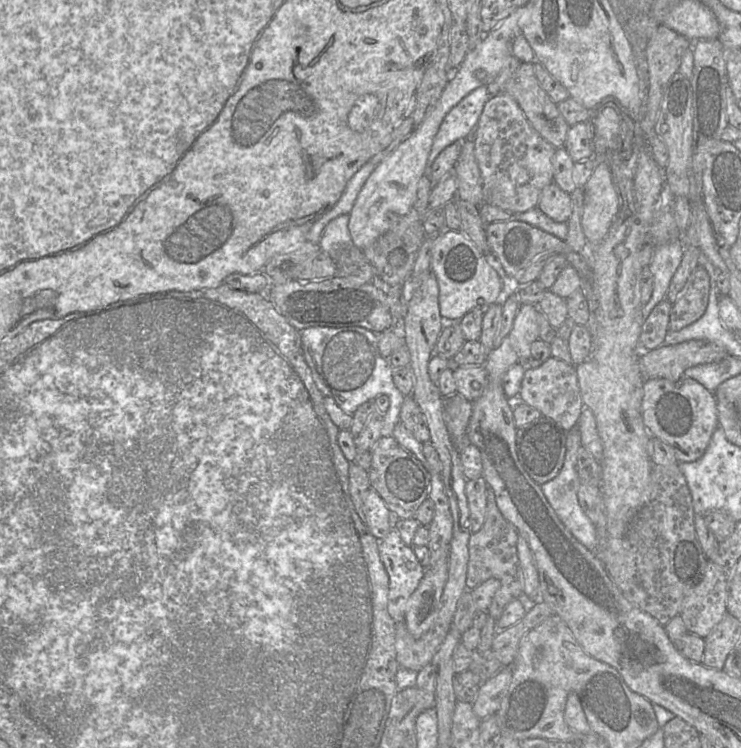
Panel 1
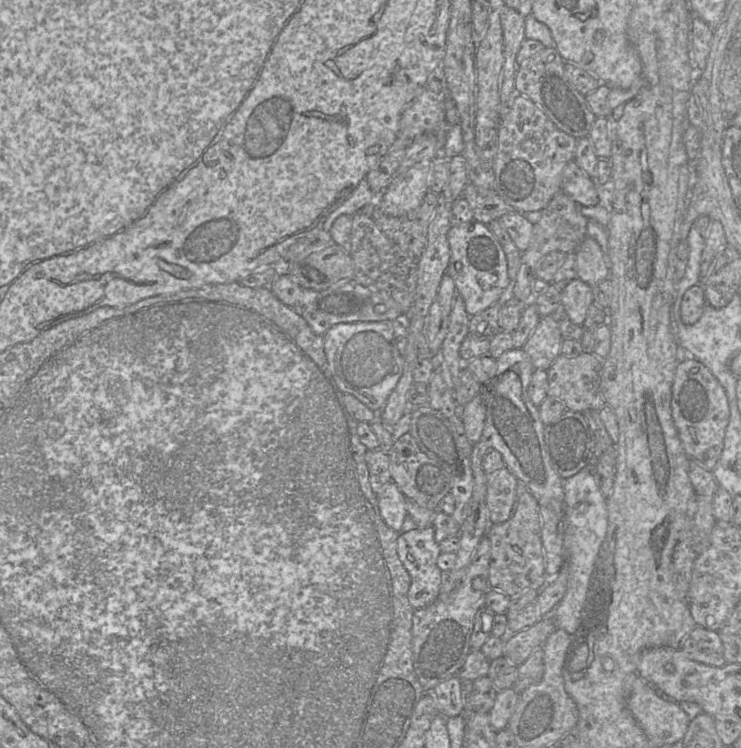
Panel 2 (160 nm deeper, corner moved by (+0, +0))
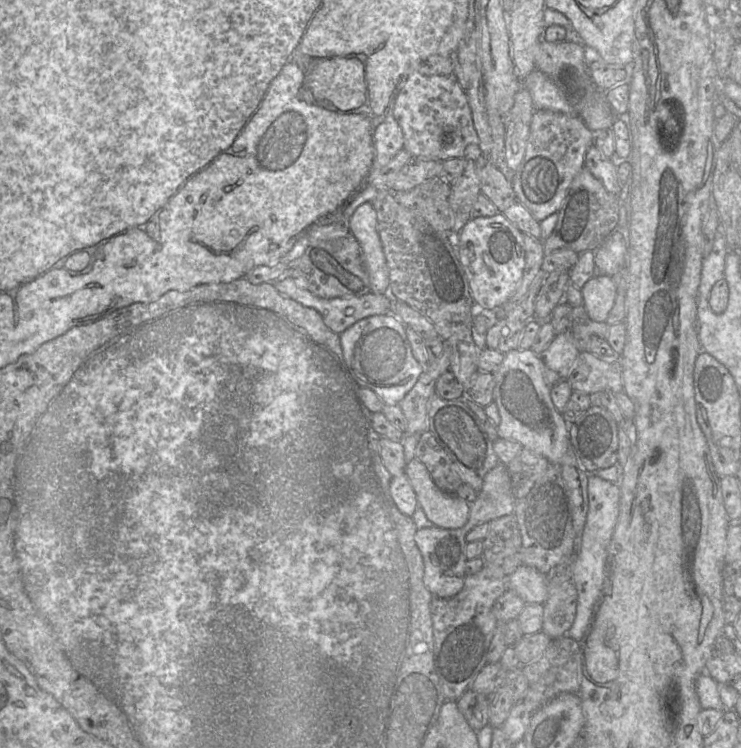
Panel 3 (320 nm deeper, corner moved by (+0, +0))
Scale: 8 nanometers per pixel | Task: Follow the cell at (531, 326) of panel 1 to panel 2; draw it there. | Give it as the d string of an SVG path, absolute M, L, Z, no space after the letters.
M541 317L522 350L527 354L536 370L545 370L561 355L563 338L555 320Z

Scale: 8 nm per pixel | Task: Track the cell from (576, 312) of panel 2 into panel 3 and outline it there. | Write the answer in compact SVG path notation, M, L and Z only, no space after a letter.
M596 275L588 280L580 289L582 307L589 319L605 322L614 306L617 292L610 276Z

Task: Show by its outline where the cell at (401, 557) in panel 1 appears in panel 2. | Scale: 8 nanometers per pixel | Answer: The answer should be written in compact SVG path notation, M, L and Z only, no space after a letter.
M432 527L416 528L400 533L397 540L397 553L411 579L408 591L408 600L411 606L417 610L434 603L439 596L443 573L437 566L437 559L442 551L435 538L434 529Z

